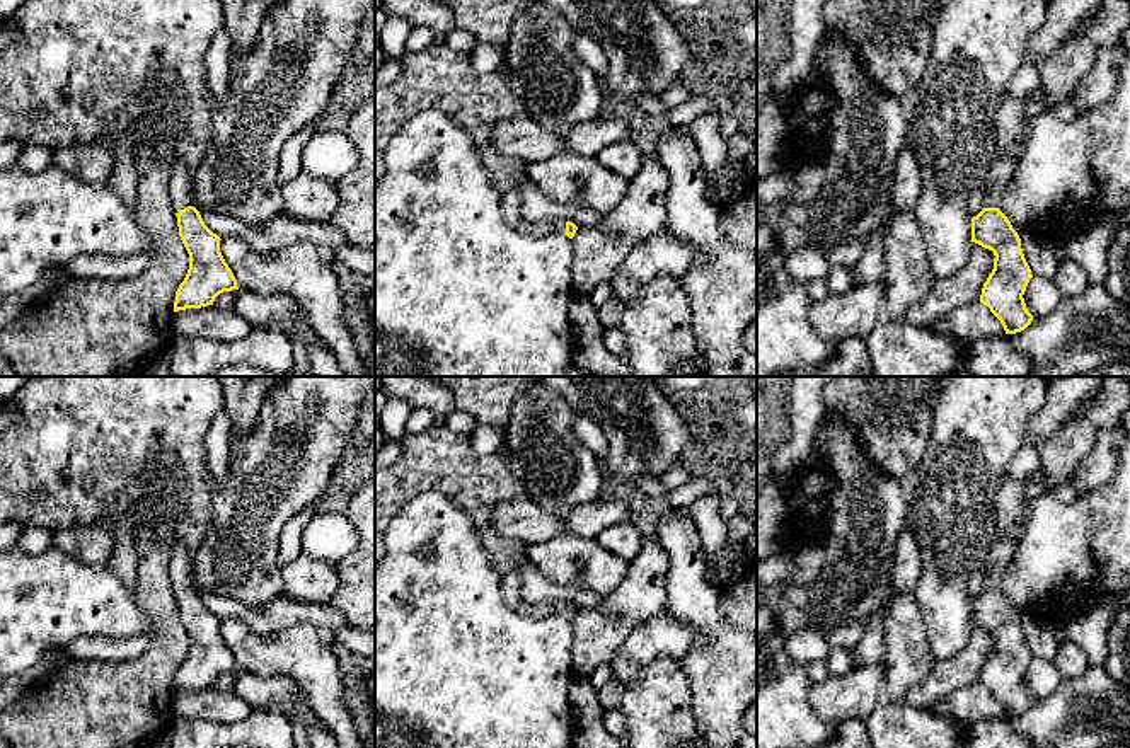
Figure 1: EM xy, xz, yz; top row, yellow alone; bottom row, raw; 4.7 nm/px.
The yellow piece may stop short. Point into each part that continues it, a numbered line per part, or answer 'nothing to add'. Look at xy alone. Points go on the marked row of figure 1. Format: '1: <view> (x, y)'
1: xy (179, 181)

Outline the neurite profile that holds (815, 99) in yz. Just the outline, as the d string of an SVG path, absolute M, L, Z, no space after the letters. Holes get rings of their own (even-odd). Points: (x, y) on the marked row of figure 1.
M810 80L796 92L791 102L803 114L806 124L787 148L787 164L818 160L818 141L811 124L835 109L837 95L825 82Z

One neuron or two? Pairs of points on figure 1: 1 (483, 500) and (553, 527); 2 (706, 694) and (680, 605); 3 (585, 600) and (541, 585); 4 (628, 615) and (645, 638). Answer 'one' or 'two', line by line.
1: two
2: one
3: one
4: two

